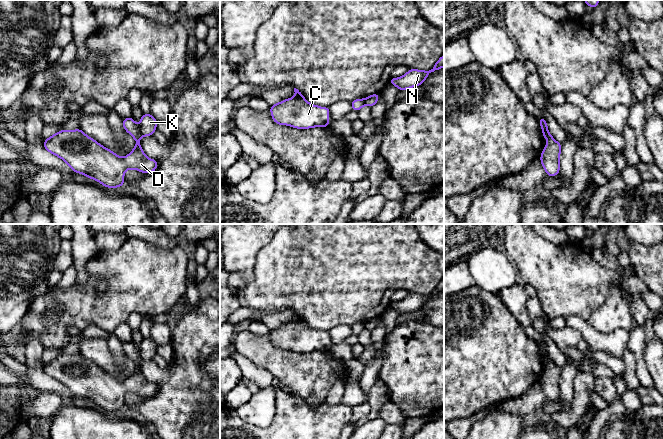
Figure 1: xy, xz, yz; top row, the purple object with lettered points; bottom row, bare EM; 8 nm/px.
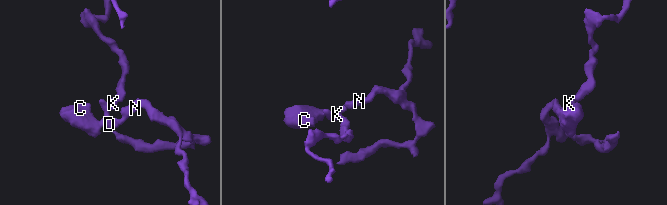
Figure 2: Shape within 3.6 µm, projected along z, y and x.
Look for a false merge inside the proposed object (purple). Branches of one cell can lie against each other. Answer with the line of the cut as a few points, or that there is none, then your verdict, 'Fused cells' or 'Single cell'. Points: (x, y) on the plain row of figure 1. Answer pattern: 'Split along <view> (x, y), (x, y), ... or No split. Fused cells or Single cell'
Split along xy (138, 350), (142, 359). Fused cells

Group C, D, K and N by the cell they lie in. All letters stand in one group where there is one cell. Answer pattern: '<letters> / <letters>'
C D N / K

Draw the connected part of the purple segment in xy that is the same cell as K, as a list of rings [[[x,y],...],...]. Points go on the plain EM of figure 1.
[[[150,337],[143,338],[139,348],[142,360],[151,360],[155,356],[157,348],[157,344]]]

